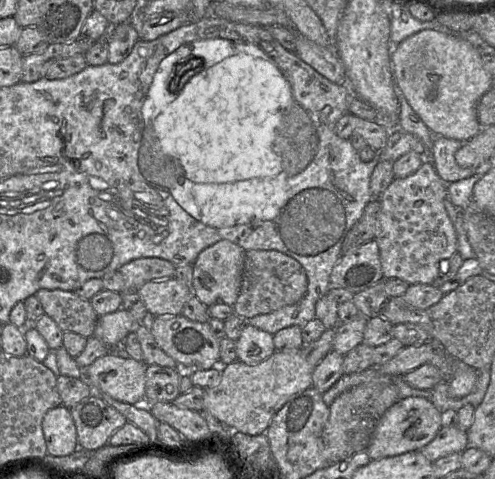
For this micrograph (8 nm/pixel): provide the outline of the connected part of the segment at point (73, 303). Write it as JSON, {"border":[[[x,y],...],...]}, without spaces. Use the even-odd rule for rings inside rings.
{"border":[[[41,289],[35,296],[44,312],[52,318],[63,332],[74,332],[84,338],[94,335],[99,316],[90,300],[78,296],[74,291]]]}

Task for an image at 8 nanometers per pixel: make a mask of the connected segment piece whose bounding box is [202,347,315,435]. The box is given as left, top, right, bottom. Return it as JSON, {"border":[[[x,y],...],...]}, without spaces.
{"border":[[[303,347],[297,350],[275,350],[269,358],[256,365],[247,365],[238,360],[222,365],[219,382],[205,389],[202,412],[229,426],[231,435],[233,432],[243,432],[249,435],[266,434],[272,418],[283,405],[295,394],[312,387],[314,367],[306,360]]]}

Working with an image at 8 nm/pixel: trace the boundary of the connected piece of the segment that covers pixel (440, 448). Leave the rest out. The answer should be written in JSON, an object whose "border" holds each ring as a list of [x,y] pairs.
{"border":[[[441,426],[435,438],[420,451],[430,461],[452,453],[462,453],[468,447],[467,433],[459,427]]]}

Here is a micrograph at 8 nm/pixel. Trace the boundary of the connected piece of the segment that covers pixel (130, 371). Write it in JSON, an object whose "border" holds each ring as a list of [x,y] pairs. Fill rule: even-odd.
{"border":[[[114,352],[98,358],[85,369],[86,381],[93,390],[132,405],[145,402],[147,365],[133,358],[122,358]]]}

